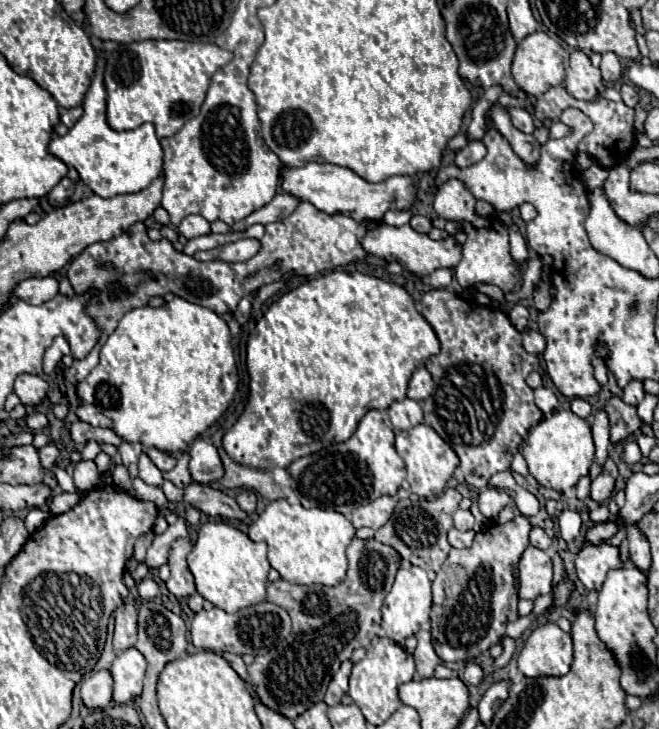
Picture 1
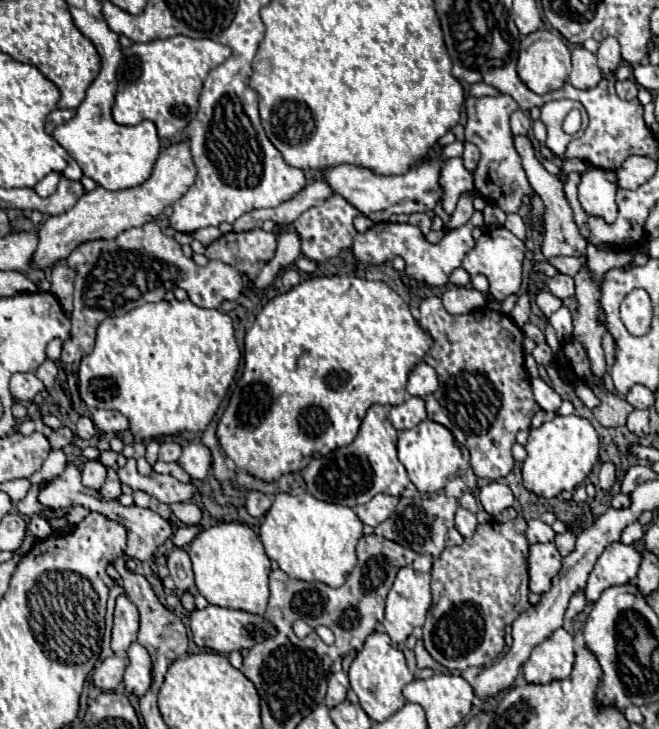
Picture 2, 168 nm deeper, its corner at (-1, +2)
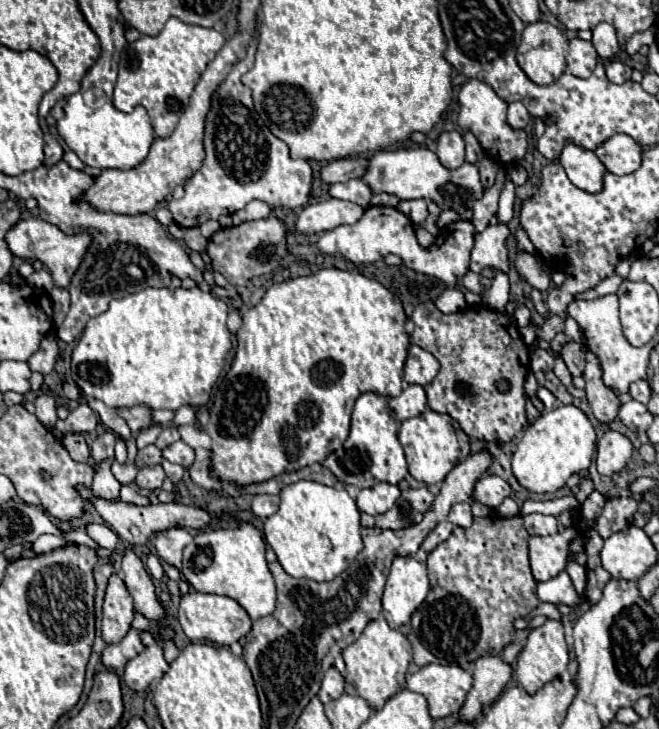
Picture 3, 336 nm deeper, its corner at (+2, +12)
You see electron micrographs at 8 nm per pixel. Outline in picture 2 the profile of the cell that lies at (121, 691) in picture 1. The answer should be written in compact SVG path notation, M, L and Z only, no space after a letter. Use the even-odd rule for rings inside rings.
M132 642L130 650L128 650L128 658L130 658L130 664L124 672L124 686L128 692L132 692L136 696L144 696L152 682L150 654L142 644Z

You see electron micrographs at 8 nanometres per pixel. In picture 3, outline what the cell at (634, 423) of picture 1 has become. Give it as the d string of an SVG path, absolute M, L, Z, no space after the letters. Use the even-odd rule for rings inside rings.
M585 334L581 336L581 344L587 348L587 362L585 362L583 378L585 378L585 392L587 392L589 408L599 422L609 424L617 418L619 408L621 408L621 400L609 386L603 384L601 362L599 362L597 354L591 352L589 338Z

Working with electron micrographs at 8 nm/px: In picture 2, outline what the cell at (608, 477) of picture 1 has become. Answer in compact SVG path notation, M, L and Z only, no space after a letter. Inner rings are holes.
M604 462L600 466L600 486L604 490L610 490L614 486L614 482L616 482L616 466L614 466L614 462Z

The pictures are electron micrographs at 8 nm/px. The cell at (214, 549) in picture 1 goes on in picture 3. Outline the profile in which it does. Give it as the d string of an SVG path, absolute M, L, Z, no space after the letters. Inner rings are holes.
M249 522L199 532L183 552L181 572L197 592L225 594L237 600L253 620L275 610L275 582L267 568L265 542L261 532Z

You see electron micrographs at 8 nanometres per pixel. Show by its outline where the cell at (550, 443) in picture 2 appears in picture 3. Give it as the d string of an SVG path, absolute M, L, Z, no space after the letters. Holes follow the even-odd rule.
M573 404L569 406L557 406L553 410L547 410L543 412L521 436L515 452L513 452L513 474L517 478L517 482L527 488L529 492L555 492L559 490L561 486L565 486L565 482L581 472L581 470L587 470L589 464L593 462L593 456L595 456L595 442L597 442L597 434L595 434L595 428L593 424L589 422L589 418L585 416L585 412Z

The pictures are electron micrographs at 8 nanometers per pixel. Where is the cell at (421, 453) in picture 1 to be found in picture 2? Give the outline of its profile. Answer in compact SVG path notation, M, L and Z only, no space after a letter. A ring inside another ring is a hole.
M424 420L418 426L398 434L398 458L406 466L408 478L420 492L440 492L452 478L464 476L470 468L470 456L463 453L463 448L456 444L452 432L432 420Z

